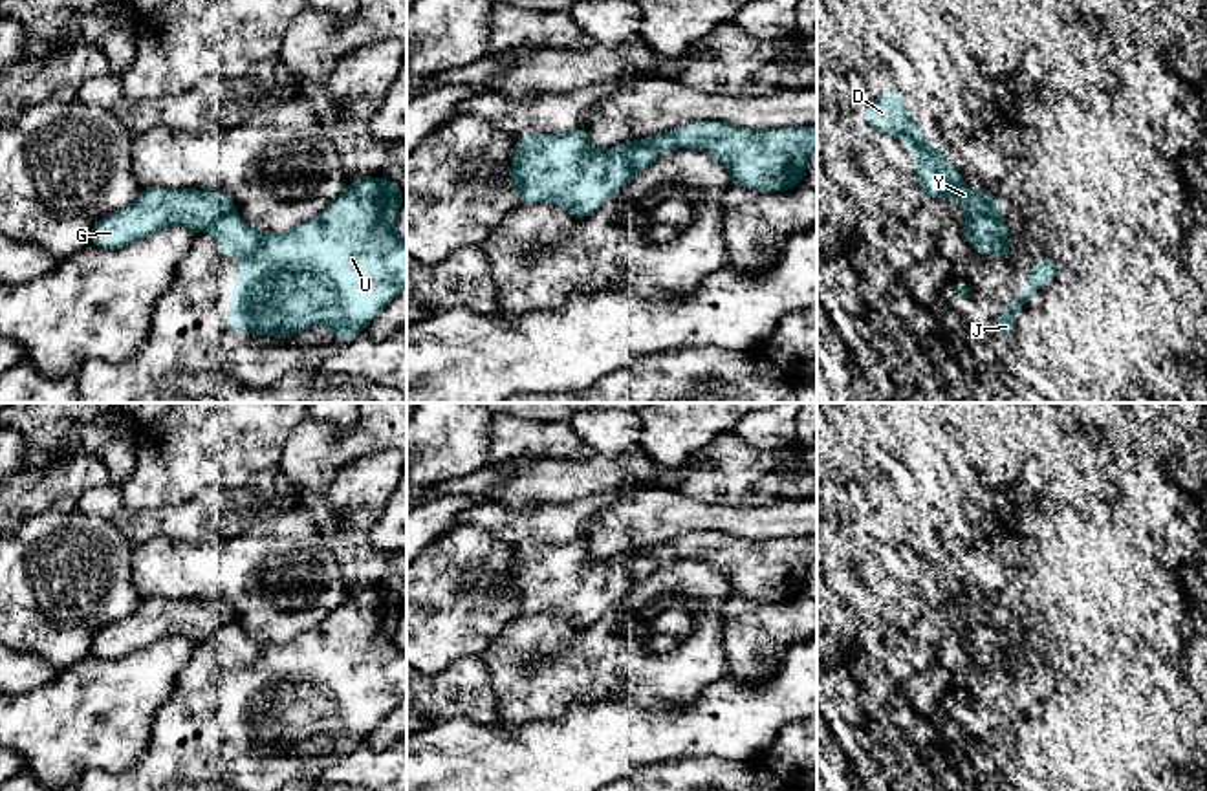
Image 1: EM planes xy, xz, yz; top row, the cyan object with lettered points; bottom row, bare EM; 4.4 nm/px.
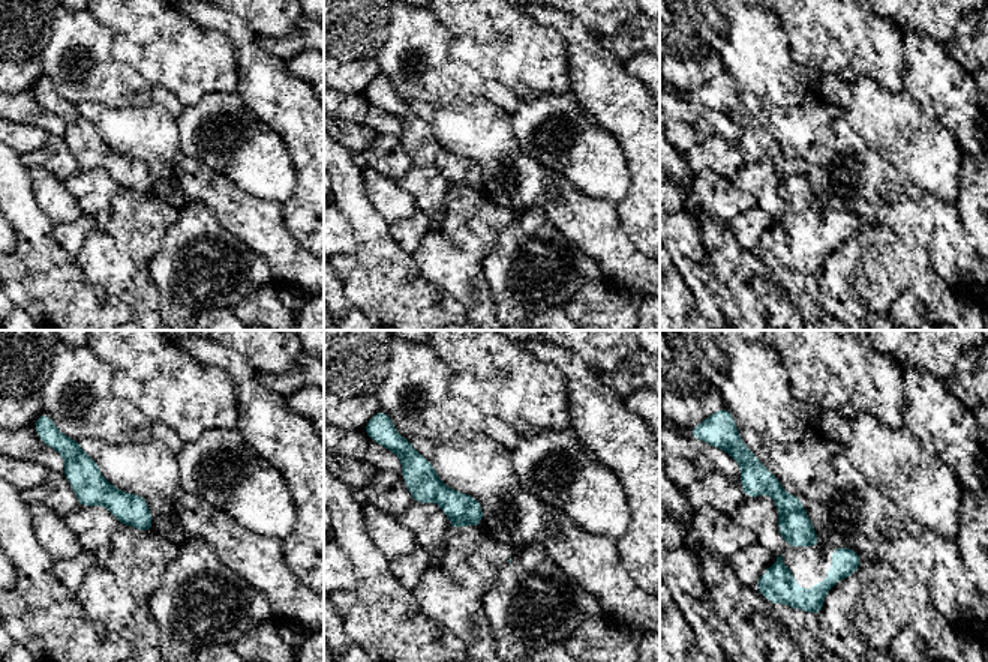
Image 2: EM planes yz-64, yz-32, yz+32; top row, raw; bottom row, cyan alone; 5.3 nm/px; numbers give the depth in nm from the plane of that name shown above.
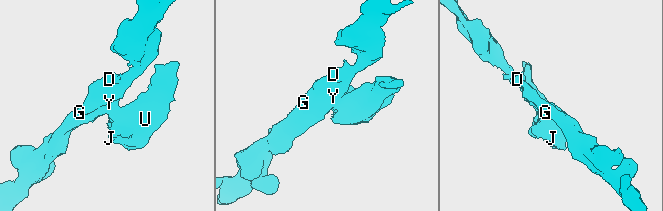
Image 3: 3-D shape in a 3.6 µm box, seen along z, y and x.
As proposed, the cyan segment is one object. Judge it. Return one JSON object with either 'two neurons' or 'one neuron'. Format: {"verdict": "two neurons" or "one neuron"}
{"verdict": "two neurons"}

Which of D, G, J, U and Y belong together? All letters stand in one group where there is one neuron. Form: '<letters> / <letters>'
D G Y / J U

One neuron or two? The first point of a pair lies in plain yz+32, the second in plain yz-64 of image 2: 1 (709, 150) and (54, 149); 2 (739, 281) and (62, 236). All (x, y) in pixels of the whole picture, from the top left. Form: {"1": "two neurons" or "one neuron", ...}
{"1": "one neuron", "2": "two neurons"}

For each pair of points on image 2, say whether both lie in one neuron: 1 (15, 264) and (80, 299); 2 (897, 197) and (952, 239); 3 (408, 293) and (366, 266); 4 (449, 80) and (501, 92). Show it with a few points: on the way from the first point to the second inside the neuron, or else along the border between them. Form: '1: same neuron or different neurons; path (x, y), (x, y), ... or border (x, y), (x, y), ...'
1: same neuron; path (32, 275), (36, 275), (63, 299)
2: same neuron; path (910, 210), (939, 231)
3: same neuron; path (398, 293), (393, 293), (377, 276)
4: different neurons; border (488, 81), (485, 101)

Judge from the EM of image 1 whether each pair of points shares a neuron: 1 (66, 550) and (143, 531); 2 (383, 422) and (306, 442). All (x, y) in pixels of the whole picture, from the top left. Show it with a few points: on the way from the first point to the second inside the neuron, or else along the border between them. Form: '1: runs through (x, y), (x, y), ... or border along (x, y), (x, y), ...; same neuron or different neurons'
1: border along (86, 513), (107, 519), (132, 546); different neurons
2: runs through (365, 438), (352, 447), (325, 447); same neuron

